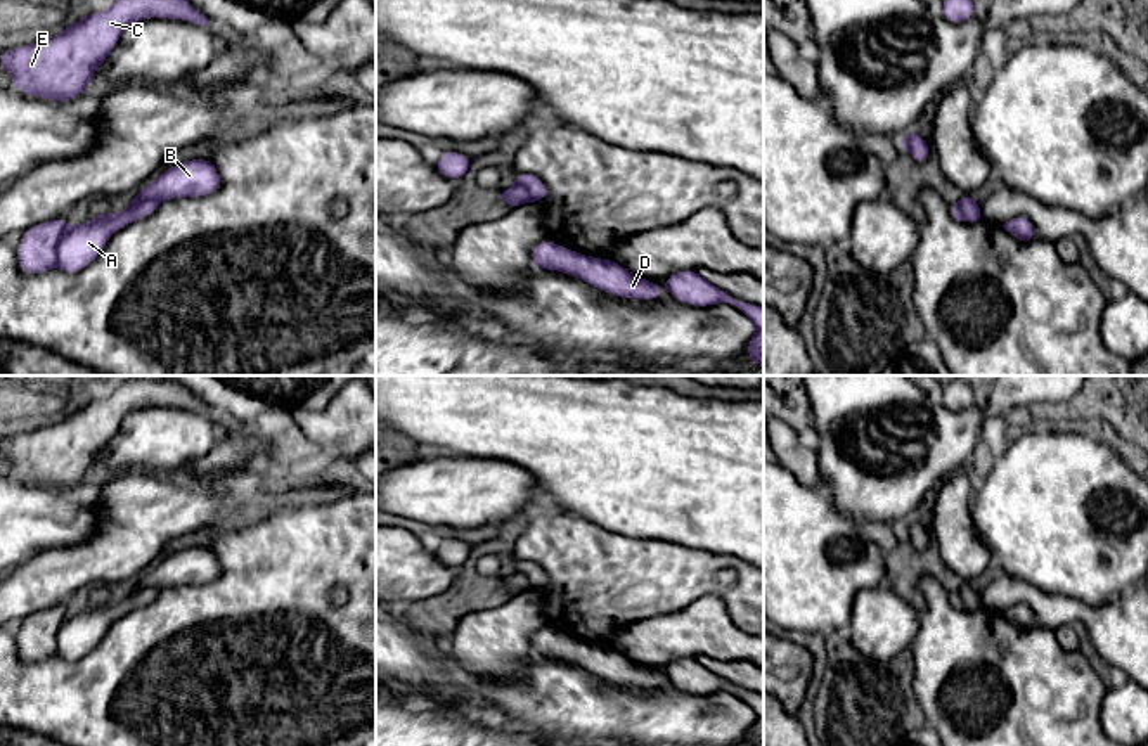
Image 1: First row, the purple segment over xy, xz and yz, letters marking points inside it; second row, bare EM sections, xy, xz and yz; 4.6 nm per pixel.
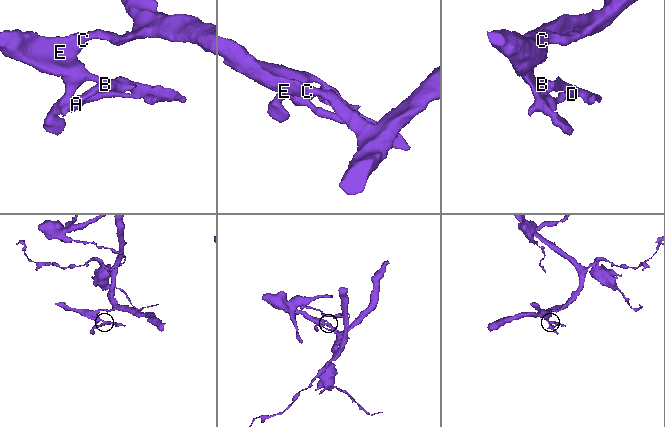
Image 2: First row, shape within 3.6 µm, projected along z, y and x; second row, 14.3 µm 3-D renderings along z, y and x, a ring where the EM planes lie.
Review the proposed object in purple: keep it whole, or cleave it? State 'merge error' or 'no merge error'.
merge error

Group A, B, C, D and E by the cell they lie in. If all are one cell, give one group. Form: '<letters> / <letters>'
A D / B C E

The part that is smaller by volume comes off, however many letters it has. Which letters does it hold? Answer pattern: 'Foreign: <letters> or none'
Foreign: A, D

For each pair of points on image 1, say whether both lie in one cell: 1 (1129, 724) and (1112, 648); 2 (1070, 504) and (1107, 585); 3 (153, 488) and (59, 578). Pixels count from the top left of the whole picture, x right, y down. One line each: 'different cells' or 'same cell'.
1: different cells
2: same cell
3: same cell

